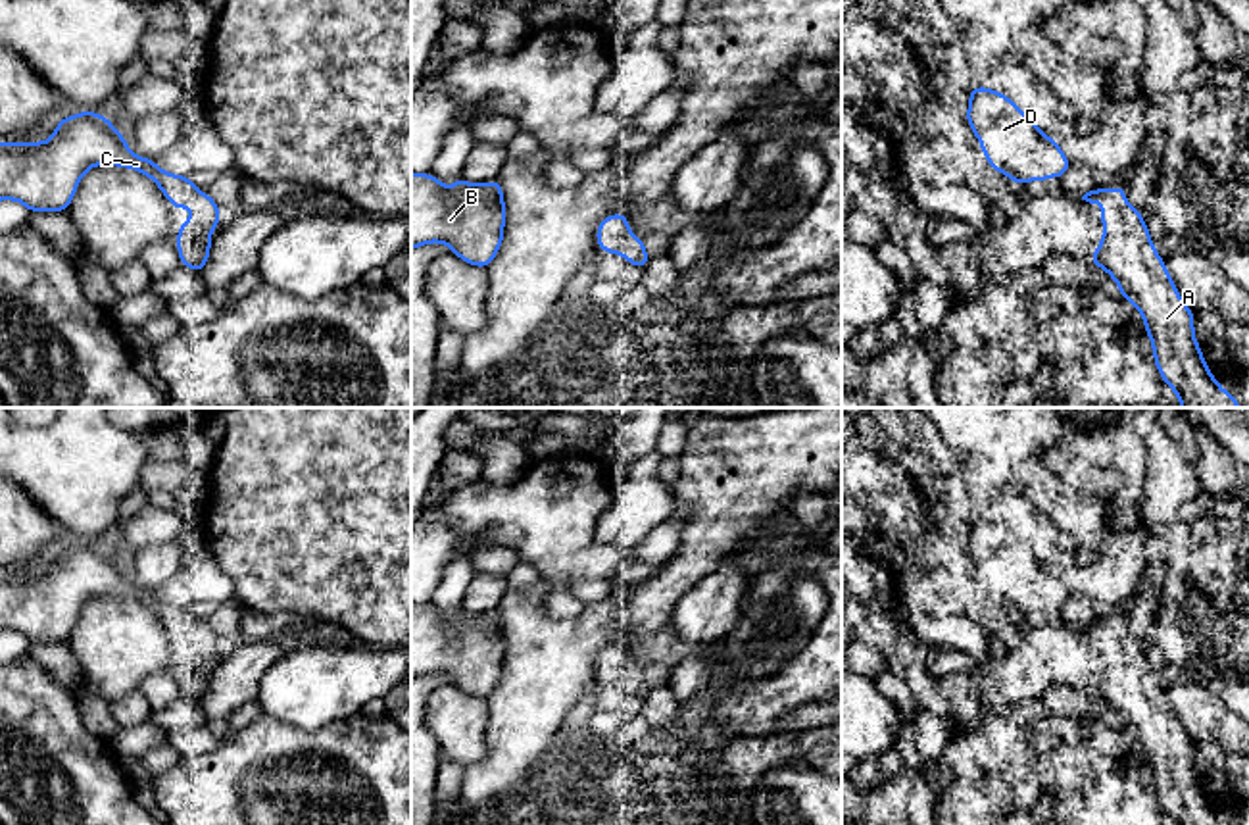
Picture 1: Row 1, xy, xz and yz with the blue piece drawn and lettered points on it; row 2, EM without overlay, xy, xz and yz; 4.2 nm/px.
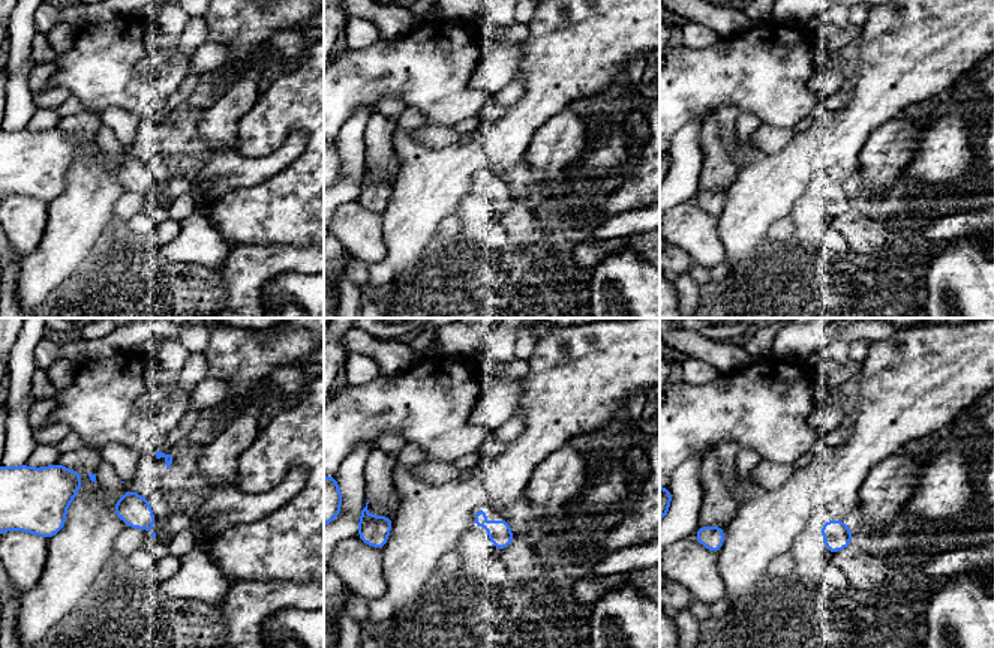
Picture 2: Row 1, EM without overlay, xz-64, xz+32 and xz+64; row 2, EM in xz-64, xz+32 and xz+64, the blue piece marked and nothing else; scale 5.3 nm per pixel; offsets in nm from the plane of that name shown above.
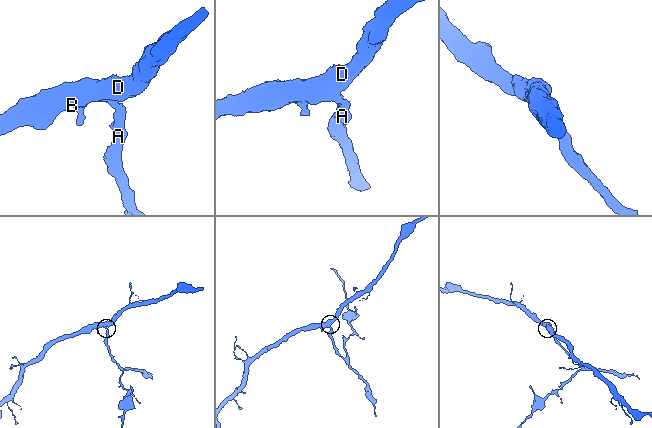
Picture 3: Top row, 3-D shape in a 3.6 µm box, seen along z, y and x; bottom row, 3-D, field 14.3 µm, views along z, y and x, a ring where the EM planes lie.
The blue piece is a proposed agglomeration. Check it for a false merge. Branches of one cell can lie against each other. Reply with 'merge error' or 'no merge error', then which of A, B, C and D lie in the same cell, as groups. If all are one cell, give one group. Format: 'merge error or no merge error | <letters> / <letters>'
no merge error | A B C D

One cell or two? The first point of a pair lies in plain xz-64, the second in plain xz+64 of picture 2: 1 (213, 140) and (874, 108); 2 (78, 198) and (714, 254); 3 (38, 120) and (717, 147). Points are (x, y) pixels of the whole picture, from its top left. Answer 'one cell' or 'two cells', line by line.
1: two cells
2: two cells
3: one cell

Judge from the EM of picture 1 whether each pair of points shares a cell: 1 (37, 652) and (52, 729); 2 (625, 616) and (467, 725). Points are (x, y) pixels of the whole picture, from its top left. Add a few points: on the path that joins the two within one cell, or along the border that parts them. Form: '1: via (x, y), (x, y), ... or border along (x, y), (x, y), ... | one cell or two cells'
1: border along (27, 654), (73, 693) | two cells
2: border along (487, 700), (487, 752), (483, 756) | two cells

